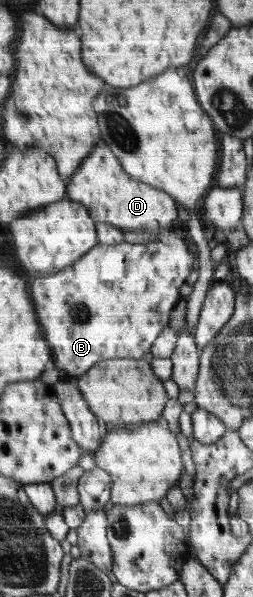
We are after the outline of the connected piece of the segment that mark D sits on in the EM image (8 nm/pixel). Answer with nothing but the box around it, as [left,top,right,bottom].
[66,140,178,233]

